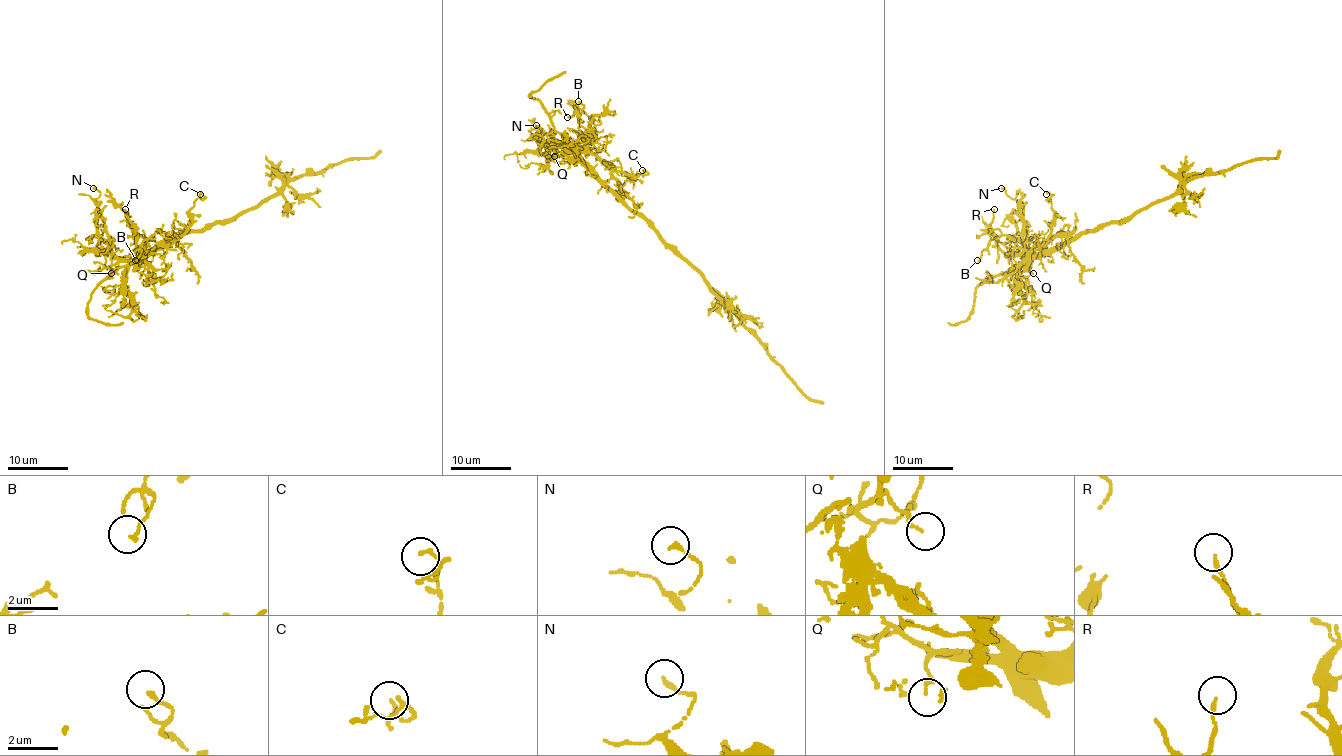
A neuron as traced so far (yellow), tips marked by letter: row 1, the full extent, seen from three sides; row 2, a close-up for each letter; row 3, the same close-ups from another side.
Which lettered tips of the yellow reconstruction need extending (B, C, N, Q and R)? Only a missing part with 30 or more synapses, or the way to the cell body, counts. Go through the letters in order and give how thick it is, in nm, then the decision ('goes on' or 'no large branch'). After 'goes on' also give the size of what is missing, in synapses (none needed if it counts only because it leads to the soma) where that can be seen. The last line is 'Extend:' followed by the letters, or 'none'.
B: 130 nm | no large branch
C: 90 nm | no large branch
N: 170 nm | no large branch
Q: 130 nm | no large branch
R: 140 nm | no large branch
Extend: none

